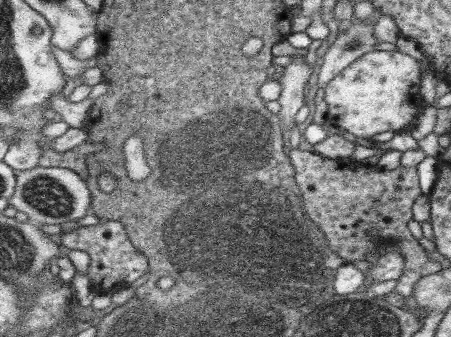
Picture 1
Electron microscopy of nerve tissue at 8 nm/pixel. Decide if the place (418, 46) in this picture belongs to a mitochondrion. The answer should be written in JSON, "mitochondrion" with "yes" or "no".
{"mitochondrion":"no"}

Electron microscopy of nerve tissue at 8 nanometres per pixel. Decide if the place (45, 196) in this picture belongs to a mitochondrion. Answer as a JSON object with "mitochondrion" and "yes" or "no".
{"mitochondrion":"yes"}

